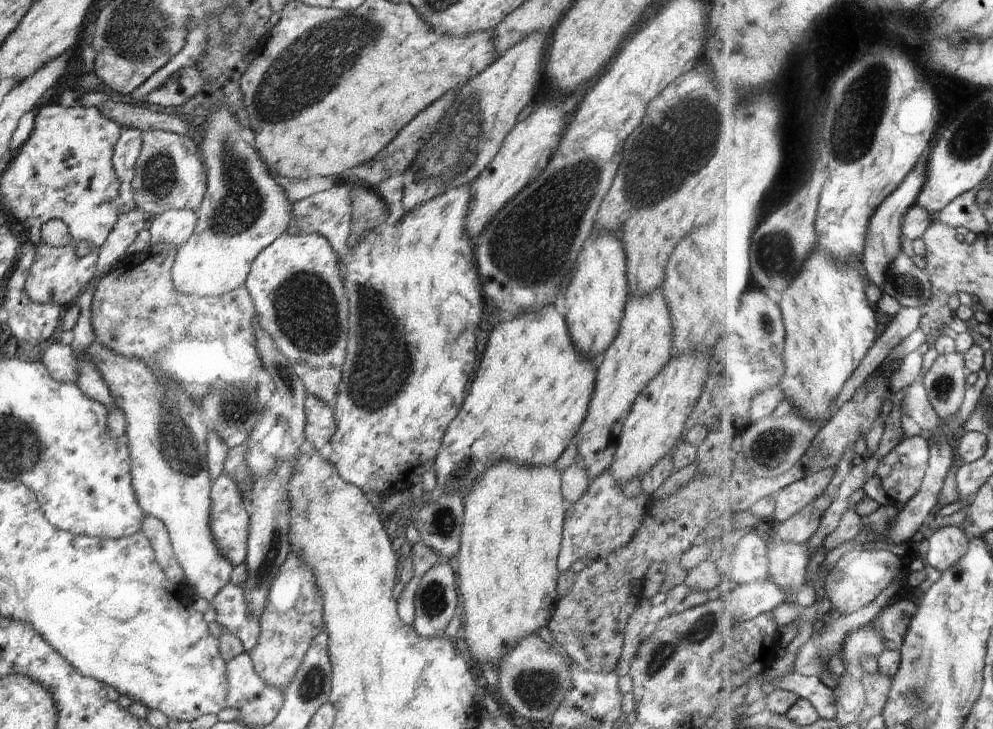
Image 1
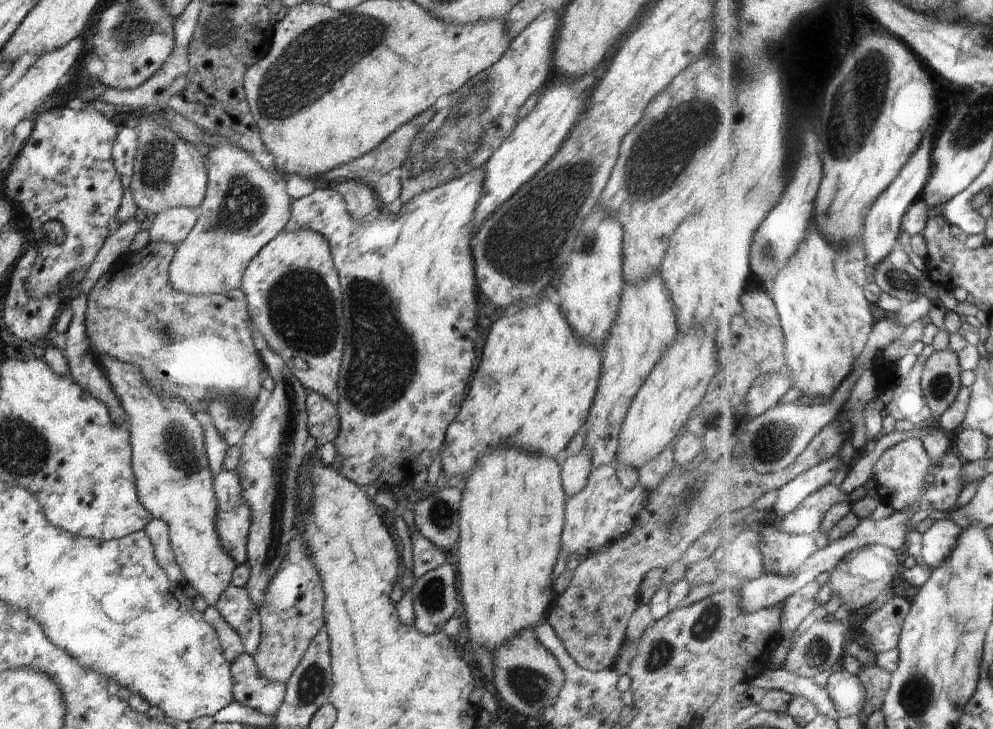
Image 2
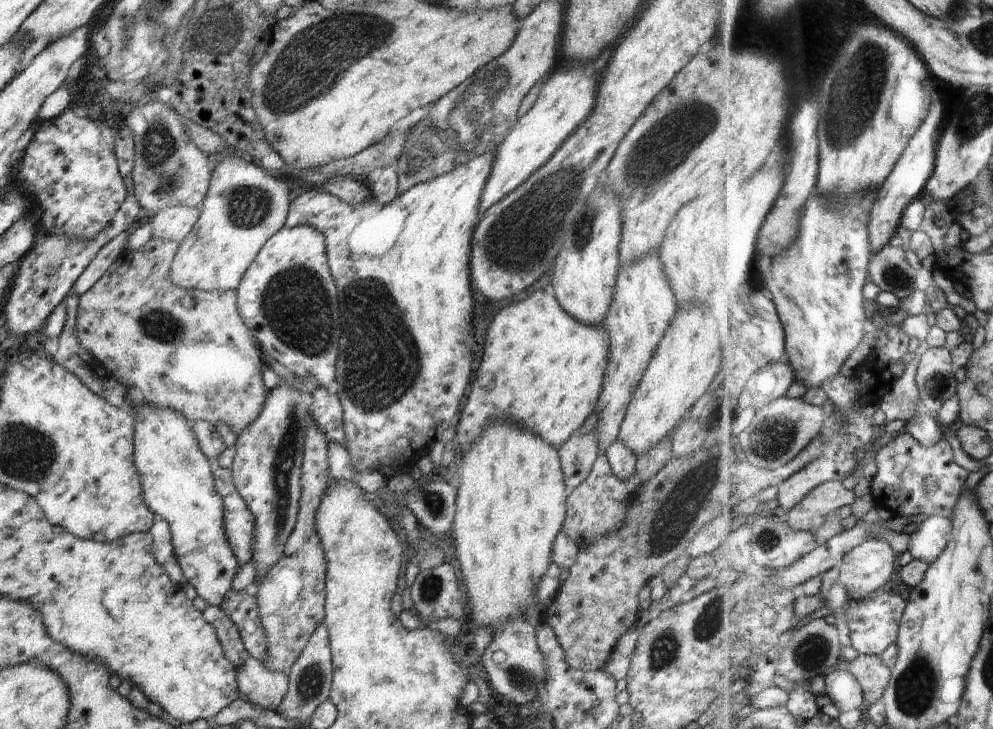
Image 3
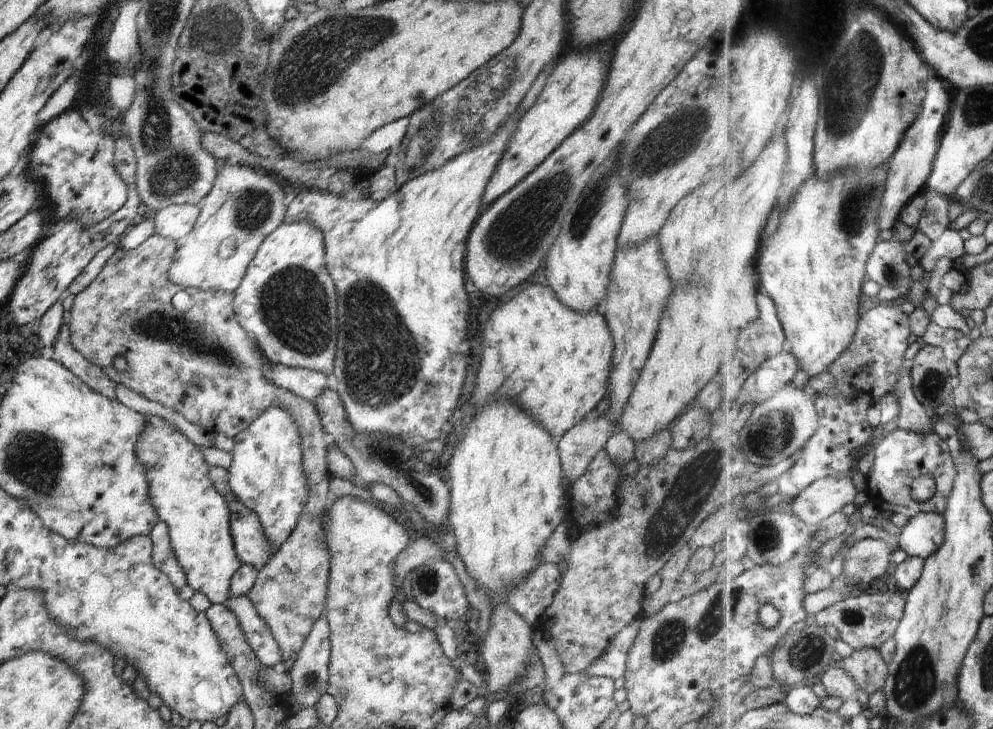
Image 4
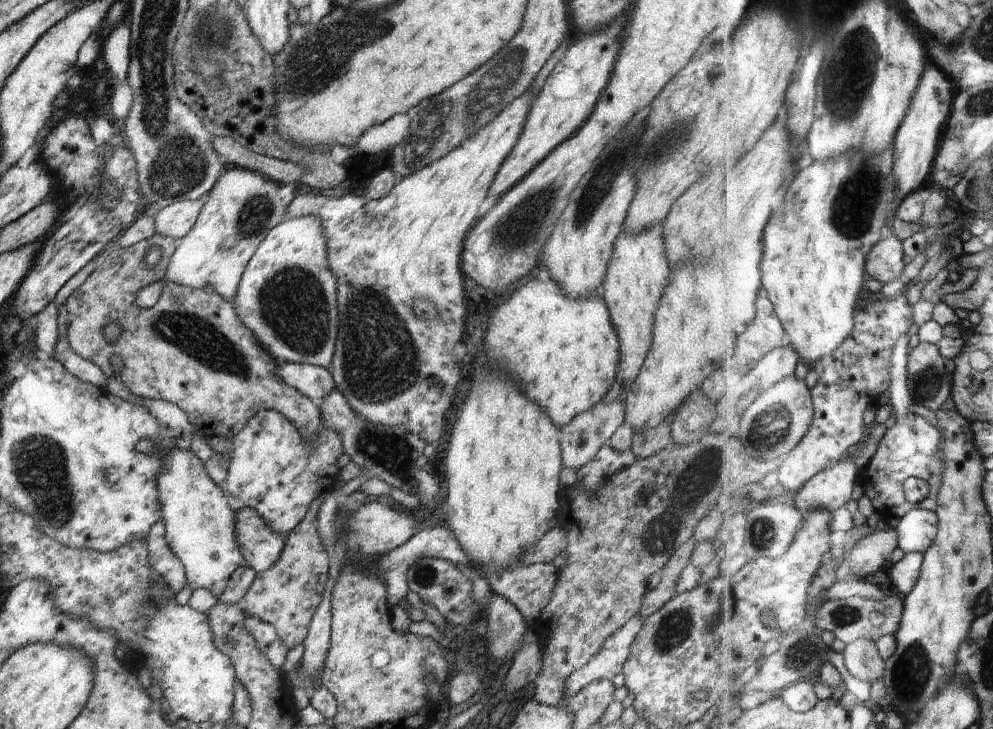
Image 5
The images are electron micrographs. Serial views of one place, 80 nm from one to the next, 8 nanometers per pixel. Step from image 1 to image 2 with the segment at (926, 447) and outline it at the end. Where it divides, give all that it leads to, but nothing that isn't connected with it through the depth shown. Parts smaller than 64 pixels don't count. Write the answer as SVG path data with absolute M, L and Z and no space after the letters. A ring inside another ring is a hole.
M910 438L894 448L890 448L876 463L875 474L878 494L884 504L892 504L896 510L920 506L918 510L928 518L932 512L950 512L956 504L960 494L966 486L965 475L963 474L966 464L962 464L960 454L952 452L943 463L936 467L932 462L931 454L926 450L924 442L918 438ZM934 473L937 476L938 484L933 487L926 486L928 475Z

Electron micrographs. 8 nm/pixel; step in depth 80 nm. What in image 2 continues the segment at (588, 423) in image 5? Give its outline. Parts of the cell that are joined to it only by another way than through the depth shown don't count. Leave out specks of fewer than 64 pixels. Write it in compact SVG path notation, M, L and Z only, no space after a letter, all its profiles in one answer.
M584 448L566 460L560 460L561 481L568 498L577 495L586 486L593 464L589 451Z

